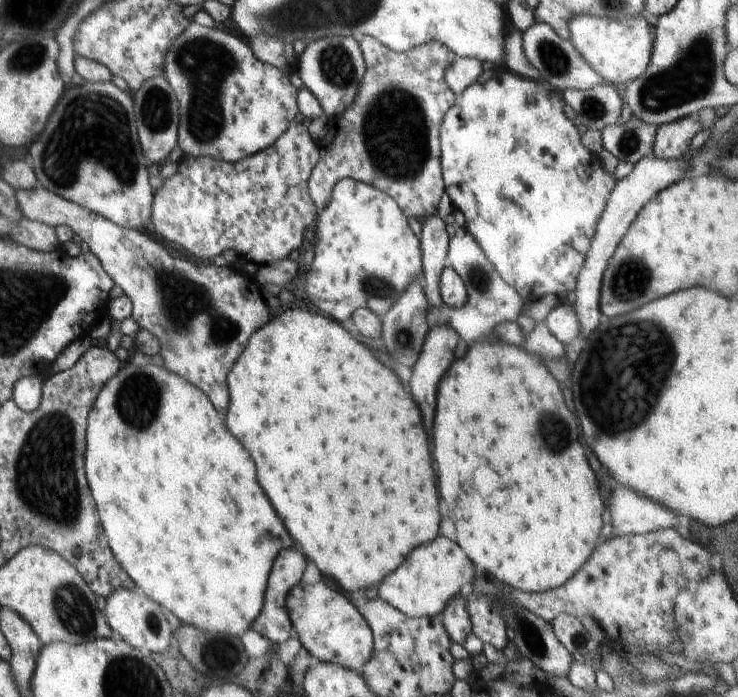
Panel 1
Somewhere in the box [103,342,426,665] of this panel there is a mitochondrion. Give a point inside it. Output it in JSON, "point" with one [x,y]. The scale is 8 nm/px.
{"point":[139,401]}

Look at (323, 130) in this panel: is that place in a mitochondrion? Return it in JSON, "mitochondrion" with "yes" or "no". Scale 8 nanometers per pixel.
{"mitochondrion":"no"}

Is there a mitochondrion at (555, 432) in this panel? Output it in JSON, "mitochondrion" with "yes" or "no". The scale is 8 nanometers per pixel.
{"mitochondrion":"yes"}

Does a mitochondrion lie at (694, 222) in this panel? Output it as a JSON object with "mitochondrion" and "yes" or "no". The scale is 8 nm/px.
{"mitochondrion":"no"}

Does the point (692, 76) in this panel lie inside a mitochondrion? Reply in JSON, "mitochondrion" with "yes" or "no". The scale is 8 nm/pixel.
{"mitochondrion":"yes"}

